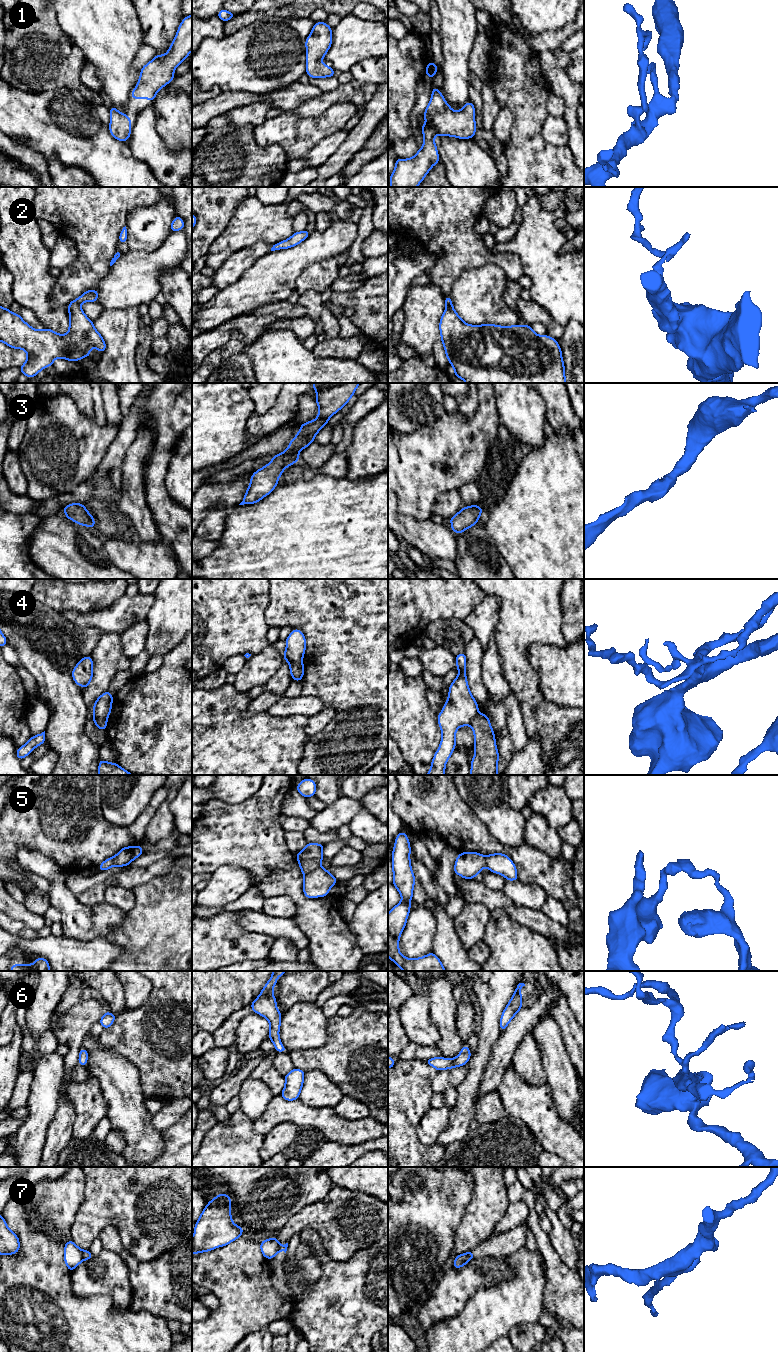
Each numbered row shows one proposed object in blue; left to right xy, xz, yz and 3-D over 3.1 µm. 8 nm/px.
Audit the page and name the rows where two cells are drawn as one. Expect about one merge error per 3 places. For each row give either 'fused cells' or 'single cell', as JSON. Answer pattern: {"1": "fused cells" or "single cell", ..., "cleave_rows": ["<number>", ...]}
{"1": "single cell", "2": "single cell", "3": "single cell", "4": "fused cells", "5": "fused cells", "6": "single cell", "7": "fused cells", "cleave_rows": ["4", "5", "7"]}

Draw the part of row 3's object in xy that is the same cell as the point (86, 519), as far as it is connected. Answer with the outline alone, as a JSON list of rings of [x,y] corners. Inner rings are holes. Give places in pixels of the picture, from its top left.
[[[71,503],[62,508],[65,511],[65,517],[73,520],[76,524],[92,528],[95,526],[95,519],[87,511],[84,504]]]

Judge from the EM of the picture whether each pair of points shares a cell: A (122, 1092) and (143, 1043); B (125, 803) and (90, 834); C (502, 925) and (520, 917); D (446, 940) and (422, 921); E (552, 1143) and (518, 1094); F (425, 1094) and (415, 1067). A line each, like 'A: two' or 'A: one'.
A: two
B: two
C: two
D: two
E: one
F: one

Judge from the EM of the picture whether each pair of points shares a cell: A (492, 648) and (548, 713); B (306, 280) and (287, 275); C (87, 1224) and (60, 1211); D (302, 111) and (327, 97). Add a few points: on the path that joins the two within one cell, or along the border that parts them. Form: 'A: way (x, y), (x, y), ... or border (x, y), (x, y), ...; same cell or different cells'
A: border (493, 634), (503, 674); different cells
B: border (313, 262), (297, 278), (294, 289); different cells
C: border (84, 1197), (69, 1233); different cells
D: way (308, 109), (321, 103); same cell

